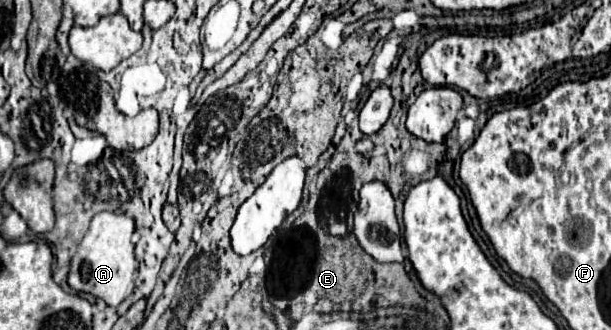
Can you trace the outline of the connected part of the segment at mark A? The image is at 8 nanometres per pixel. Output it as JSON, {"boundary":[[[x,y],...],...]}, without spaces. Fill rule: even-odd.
{"boundary":[[[103,211],[94,215],[88,233],[78,245],[76,255],[70,261],[68,285],[76,291],[90,293],[98,299],[104,299],[108,305],[120,305],[134,289],[134,273],[138,269],[138,261],[134,254],[135,245],[130,237],[135,231],[135,224],[123,211]]]}

